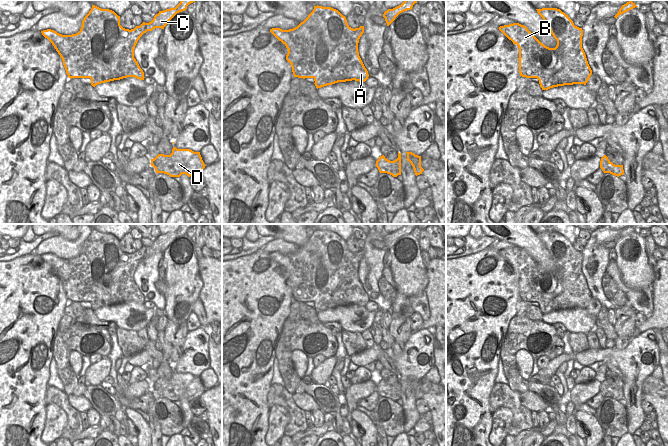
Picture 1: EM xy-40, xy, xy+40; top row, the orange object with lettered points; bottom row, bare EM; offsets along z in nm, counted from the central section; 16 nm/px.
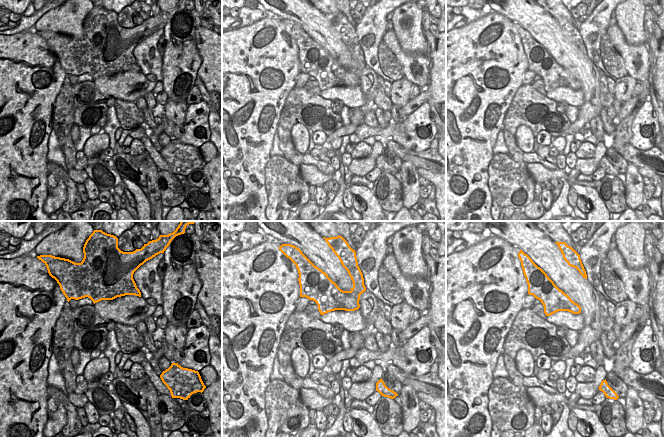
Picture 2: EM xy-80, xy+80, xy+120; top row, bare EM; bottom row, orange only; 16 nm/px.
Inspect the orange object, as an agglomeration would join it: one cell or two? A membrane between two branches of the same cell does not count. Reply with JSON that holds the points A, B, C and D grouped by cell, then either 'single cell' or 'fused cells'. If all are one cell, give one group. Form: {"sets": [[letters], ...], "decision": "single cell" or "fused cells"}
{"sets": [["A", "B", "D"], ["C"]], "decision": "fused cells"}

